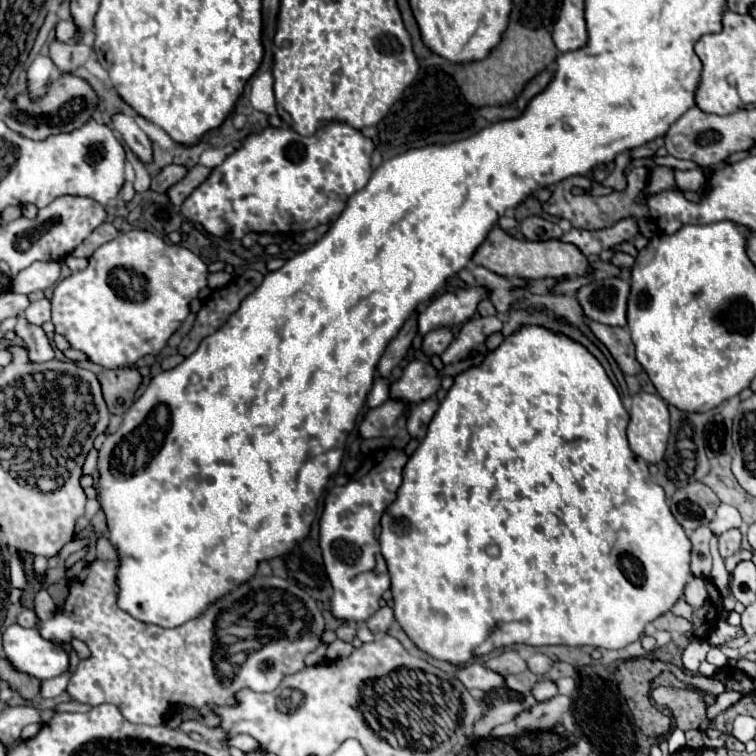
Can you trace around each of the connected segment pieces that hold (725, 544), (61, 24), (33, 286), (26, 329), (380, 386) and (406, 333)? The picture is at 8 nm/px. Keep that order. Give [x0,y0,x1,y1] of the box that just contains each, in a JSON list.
[[720,529,740,559],[56,21,82,41],[12,261,60,293],[14,317,54,363],[368,379,388,407],[376,313,418,377]]

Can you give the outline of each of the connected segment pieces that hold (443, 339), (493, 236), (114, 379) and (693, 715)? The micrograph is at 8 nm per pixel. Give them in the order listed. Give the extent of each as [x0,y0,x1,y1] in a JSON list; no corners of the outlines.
[[422,329,452,357],[472,225,590,281],[96,369,142,415],[652,687,708,731]]

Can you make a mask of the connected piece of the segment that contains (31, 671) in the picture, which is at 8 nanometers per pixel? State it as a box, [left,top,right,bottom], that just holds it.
[4,625,70,679]

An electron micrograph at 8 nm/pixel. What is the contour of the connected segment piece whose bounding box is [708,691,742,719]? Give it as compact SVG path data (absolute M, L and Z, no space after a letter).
M722 691L722 693L716 697L716 701L708 707L708 719L716 717L716 715L722 713L724 709L728 709L728 707L730 707L732 703L736 703L740 697L742 697L742 695L740 695L738 691Z

